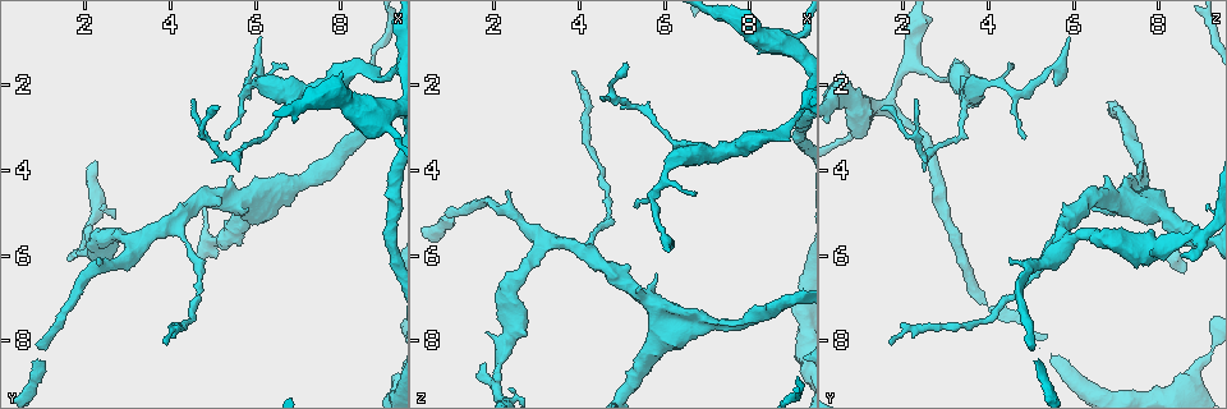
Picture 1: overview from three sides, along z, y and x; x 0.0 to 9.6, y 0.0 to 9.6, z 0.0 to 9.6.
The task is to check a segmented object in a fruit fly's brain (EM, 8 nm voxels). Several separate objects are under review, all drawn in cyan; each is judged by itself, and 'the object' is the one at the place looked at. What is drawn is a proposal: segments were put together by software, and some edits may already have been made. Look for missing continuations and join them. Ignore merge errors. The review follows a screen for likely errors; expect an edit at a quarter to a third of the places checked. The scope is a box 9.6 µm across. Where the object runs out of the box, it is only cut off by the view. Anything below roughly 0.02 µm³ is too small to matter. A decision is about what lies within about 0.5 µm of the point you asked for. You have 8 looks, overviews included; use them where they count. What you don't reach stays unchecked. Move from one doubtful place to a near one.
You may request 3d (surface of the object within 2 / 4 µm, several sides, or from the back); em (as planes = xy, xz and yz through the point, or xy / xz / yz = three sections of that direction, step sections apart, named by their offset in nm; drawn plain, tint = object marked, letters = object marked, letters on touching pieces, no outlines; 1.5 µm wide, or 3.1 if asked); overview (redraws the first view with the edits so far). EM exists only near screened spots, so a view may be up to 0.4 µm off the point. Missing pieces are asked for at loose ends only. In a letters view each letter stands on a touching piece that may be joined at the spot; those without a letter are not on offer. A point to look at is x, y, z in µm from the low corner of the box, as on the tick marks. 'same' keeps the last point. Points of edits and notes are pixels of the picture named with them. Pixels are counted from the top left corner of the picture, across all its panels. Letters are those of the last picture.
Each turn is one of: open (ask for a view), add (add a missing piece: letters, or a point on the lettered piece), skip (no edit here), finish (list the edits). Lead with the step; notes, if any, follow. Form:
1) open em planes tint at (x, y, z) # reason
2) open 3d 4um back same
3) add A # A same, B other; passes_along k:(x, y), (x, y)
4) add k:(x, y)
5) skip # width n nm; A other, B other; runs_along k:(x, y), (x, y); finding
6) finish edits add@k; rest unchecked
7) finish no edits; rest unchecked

open 3d 4um at (6.10, 2.05, 5.65) # thin end

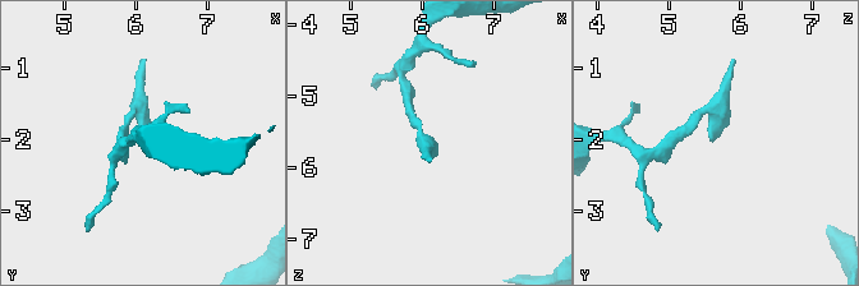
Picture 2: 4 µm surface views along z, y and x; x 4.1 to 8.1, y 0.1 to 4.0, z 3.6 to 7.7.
open em planes letters at (6.10, 2.05, 5.60) # now the EM

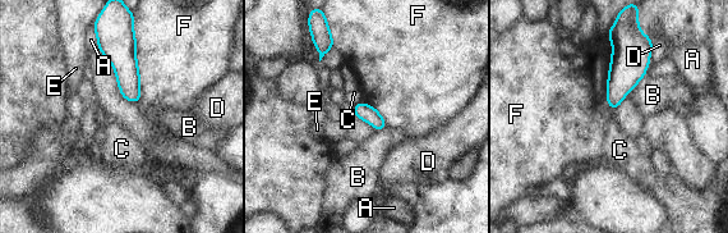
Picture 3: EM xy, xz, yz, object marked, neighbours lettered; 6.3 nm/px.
skip # A other, B other, C other, D other, E other, F other; border 3:(363, 101), (354, 105); none of them fits

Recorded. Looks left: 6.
open em planes letters at (5.40, 4.05, 6.75) # branch stops here

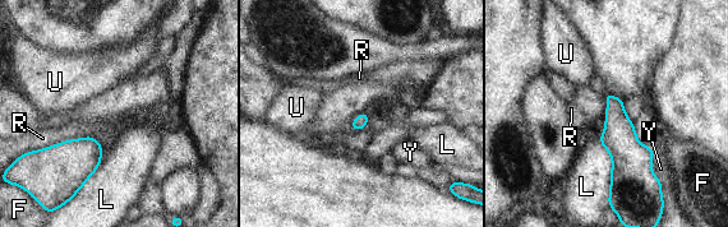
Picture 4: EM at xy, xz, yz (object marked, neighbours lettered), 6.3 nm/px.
skip # F other, L other, R other, U other, Y other; border 4:(598, 138), (609, 154), (612, 168); none of them fits

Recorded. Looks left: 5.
open em xy step 8 tint at (3.90, 8.00, 1.65) # branch stops here

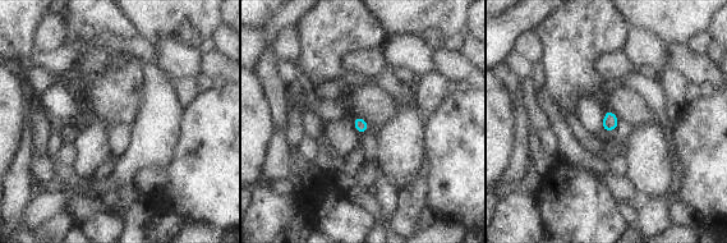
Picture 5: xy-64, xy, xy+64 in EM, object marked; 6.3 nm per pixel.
open em planes letters same # cut it another way

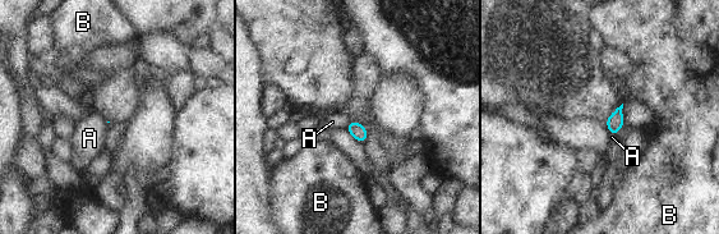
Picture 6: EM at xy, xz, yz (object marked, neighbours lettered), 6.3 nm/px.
skip # A other, B other; no lettered piece goes on from it

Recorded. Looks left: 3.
finish no edits; rest unchecked

